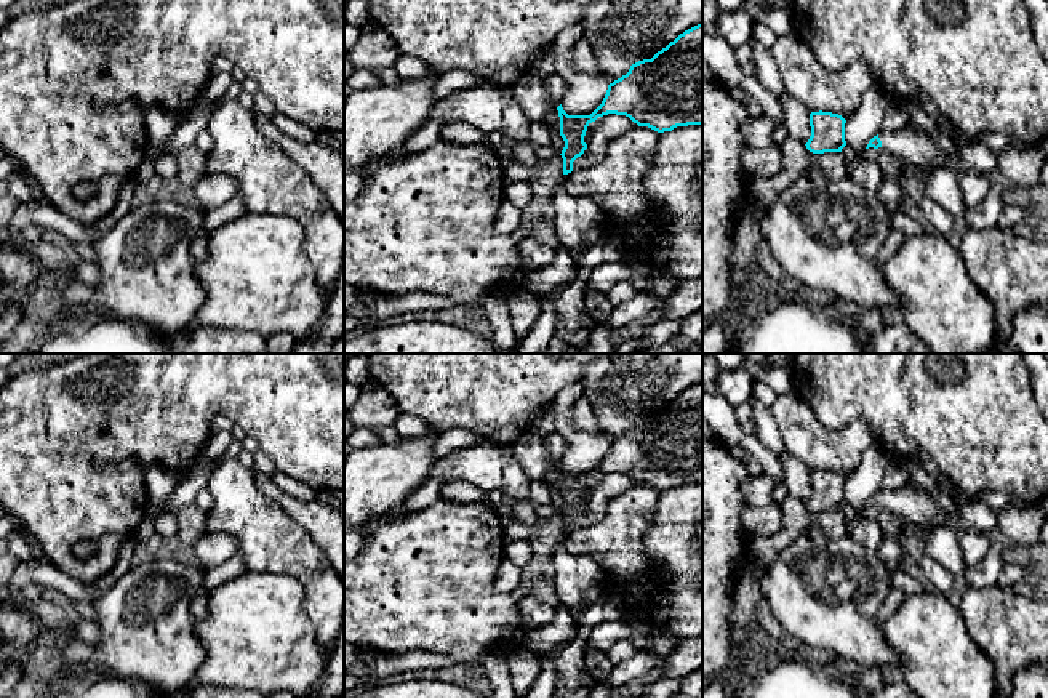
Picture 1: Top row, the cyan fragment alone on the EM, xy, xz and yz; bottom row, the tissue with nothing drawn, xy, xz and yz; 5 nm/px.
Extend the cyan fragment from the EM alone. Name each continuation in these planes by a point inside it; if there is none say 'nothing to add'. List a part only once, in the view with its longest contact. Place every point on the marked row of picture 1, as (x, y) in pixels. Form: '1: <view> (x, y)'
1: yz (909, 143)

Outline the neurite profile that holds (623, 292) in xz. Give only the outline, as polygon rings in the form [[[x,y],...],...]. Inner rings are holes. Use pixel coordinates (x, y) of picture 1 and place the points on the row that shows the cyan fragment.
[[[621,280],[606,291],[606,298],[613,306],[618,306],[618,304],[626,304],[637,293],[638,291],[630,285],[630,282]]]

